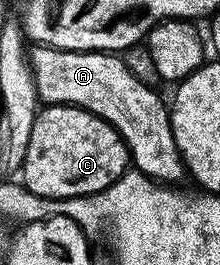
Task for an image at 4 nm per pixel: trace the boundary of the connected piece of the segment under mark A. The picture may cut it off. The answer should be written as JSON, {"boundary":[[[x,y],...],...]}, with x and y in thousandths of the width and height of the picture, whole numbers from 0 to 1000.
{"boundary":[[[200,170],[155,174],[127,196],[127,215],[168,321],[168,370],[191,392],[382,404],[391,419],[486,457],[550,506],[559,532],[586,555],[600,626],[650,649],[673,675],[705,675],[718,691],[805,698],[818,694],[823,672],[845,672],[841,604],[823,596],[823,570],[805,558],[805,536],[786,513],[786,453],[755,377],[745,389],[709,358],[718,347],[700,332],[650,321],[632,291],[595,279],[595,260],[577,260],[564,219],[473,192],[291,192],[264,177]]]}

